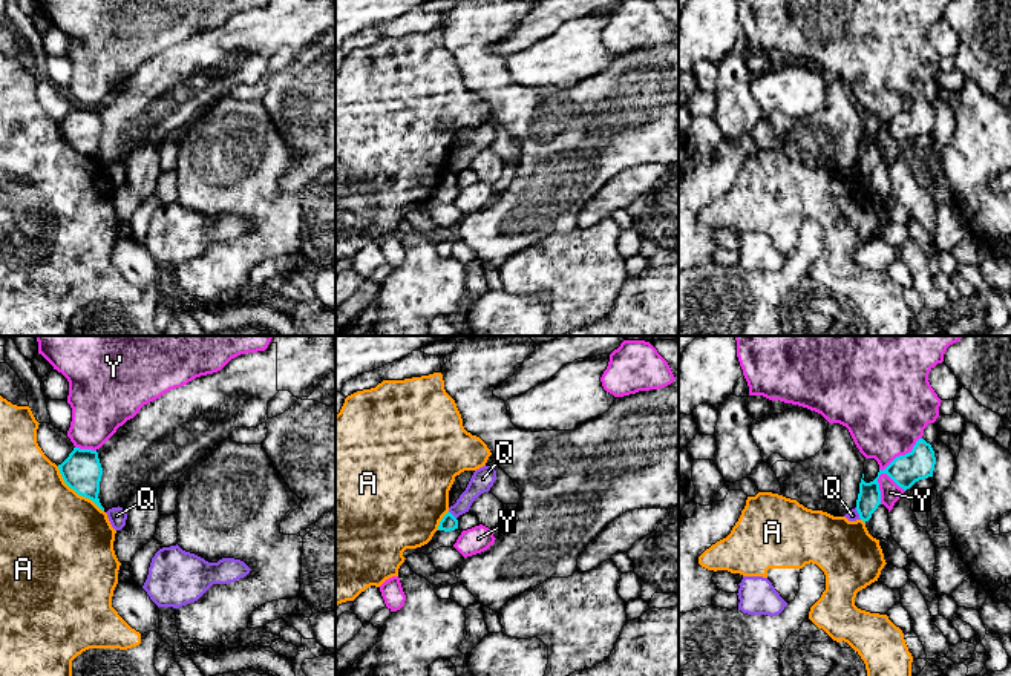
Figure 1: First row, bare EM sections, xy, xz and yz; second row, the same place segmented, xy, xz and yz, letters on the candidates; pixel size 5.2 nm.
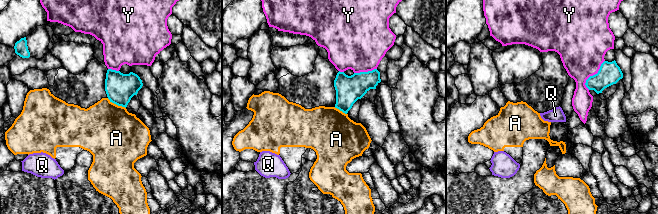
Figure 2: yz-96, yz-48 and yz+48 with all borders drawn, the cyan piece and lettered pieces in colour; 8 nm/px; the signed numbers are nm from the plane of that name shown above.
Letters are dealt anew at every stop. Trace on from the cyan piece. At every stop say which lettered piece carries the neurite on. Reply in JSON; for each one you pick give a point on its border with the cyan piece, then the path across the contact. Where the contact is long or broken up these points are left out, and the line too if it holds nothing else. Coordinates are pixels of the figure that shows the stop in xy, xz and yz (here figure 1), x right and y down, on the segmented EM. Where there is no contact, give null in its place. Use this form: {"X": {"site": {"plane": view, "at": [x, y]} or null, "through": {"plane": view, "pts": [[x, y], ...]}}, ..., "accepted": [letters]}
{"accepted": []}

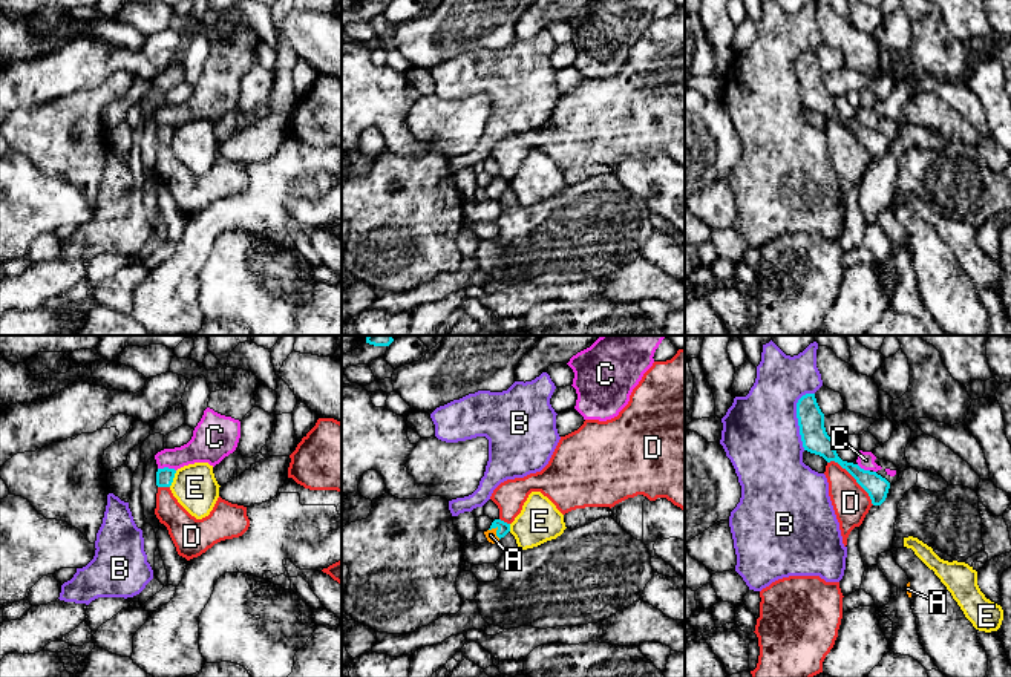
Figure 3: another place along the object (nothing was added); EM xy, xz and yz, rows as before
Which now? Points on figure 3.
{"A": {"site": {"plane": "xz", "at": [497, 532]}, "through": {"plane": "xz", "pts": [[503, 527], [497, 532], [490, 535]]}}, "accepted": ["A"]}

